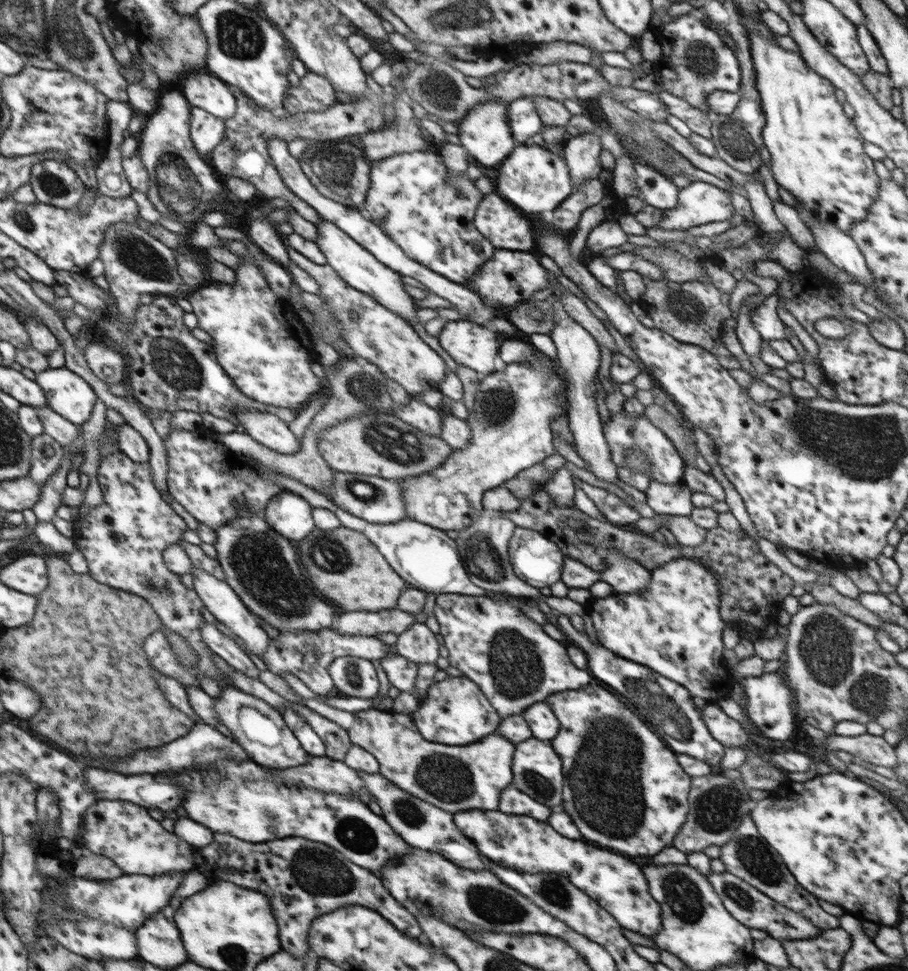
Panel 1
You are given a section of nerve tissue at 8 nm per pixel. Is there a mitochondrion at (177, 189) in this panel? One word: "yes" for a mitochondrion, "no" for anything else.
yes

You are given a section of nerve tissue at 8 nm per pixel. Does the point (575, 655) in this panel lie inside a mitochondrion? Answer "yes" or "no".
no

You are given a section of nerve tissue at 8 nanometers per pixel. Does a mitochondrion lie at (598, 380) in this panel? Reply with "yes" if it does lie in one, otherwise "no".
no

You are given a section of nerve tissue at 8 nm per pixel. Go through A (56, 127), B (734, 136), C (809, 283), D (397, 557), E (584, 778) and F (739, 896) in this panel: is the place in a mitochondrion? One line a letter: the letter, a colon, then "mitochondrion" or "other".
A: other
B: mitochondrion
C: other
D: other
E: mitochondrion
F: mitochondrion

